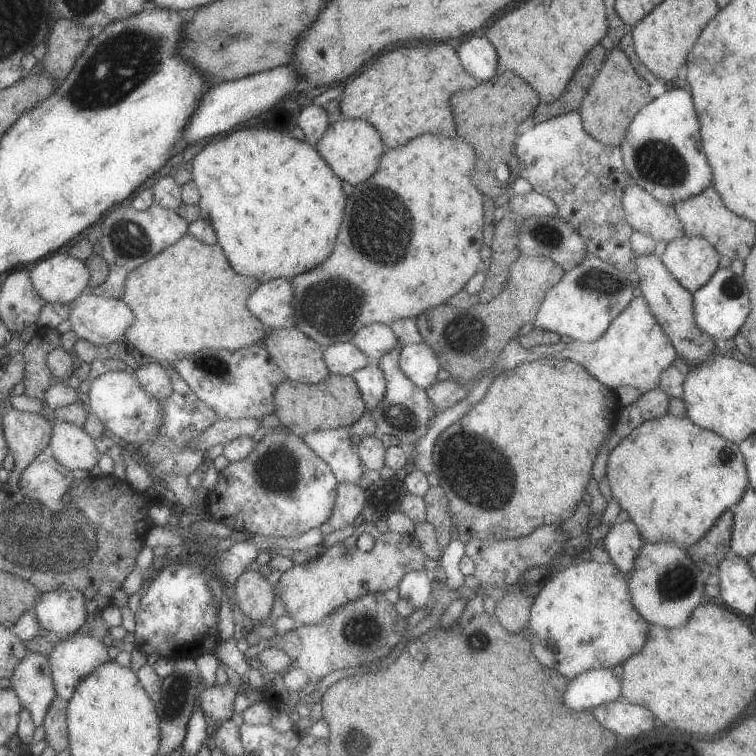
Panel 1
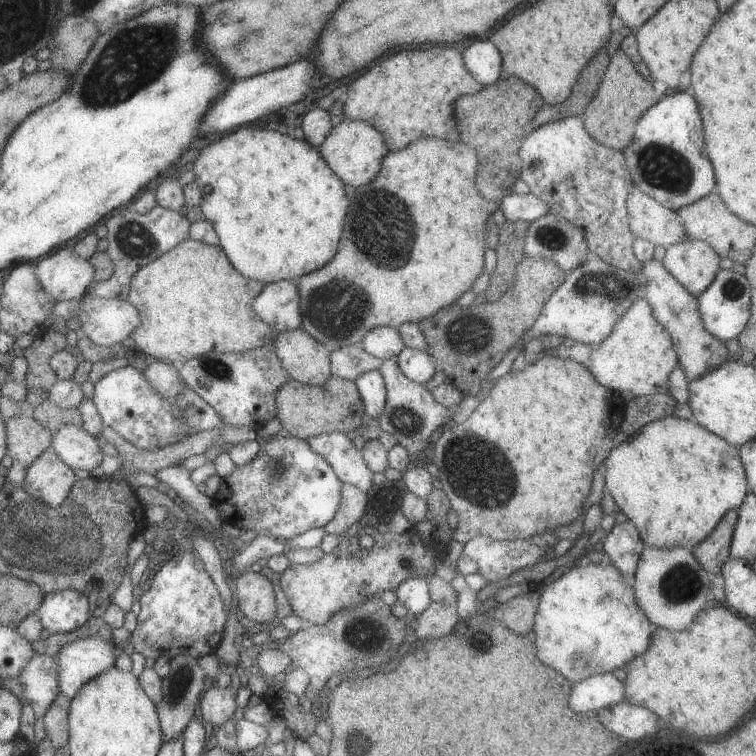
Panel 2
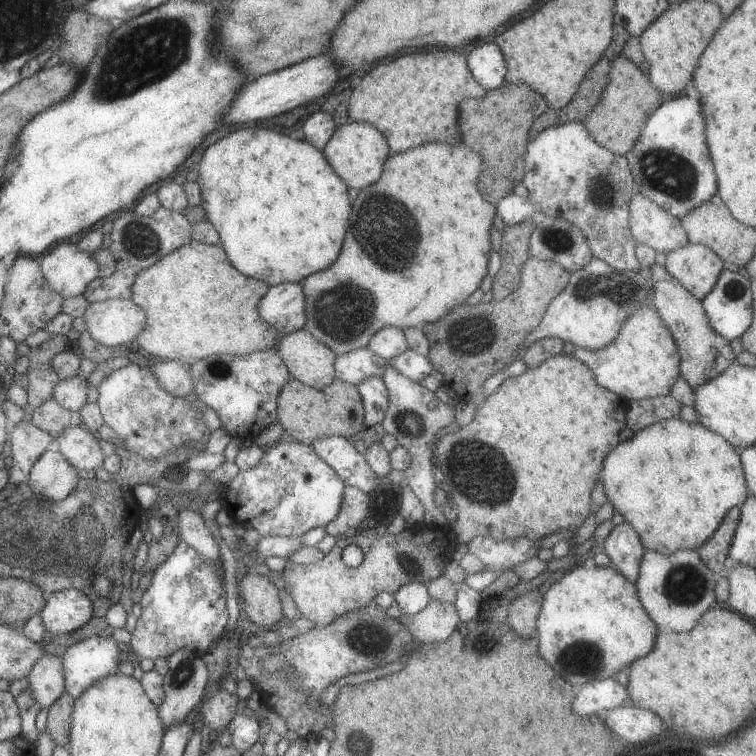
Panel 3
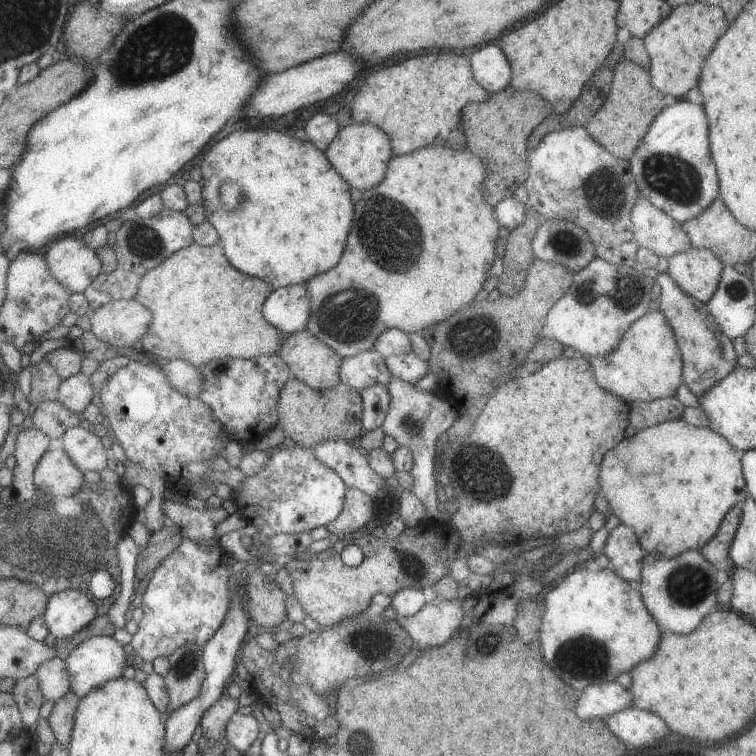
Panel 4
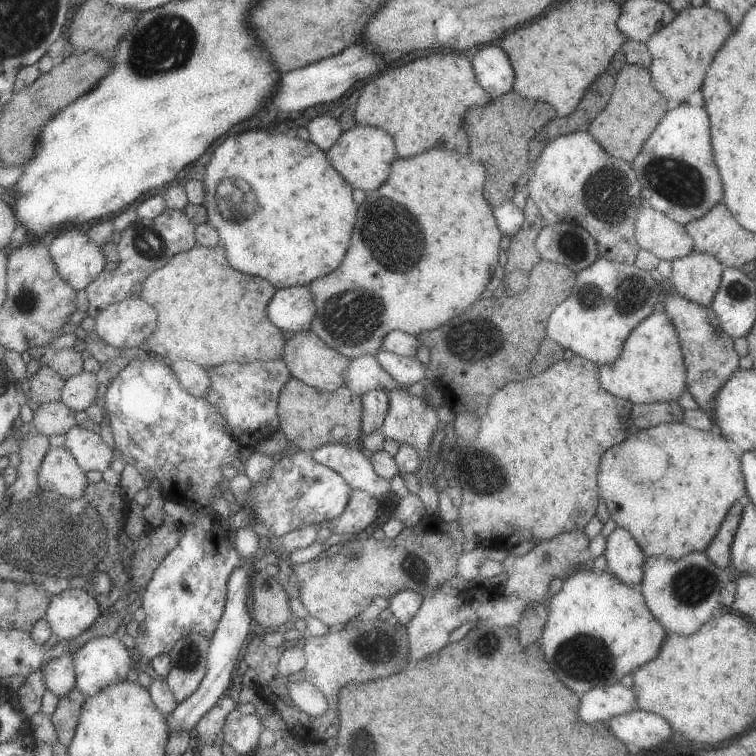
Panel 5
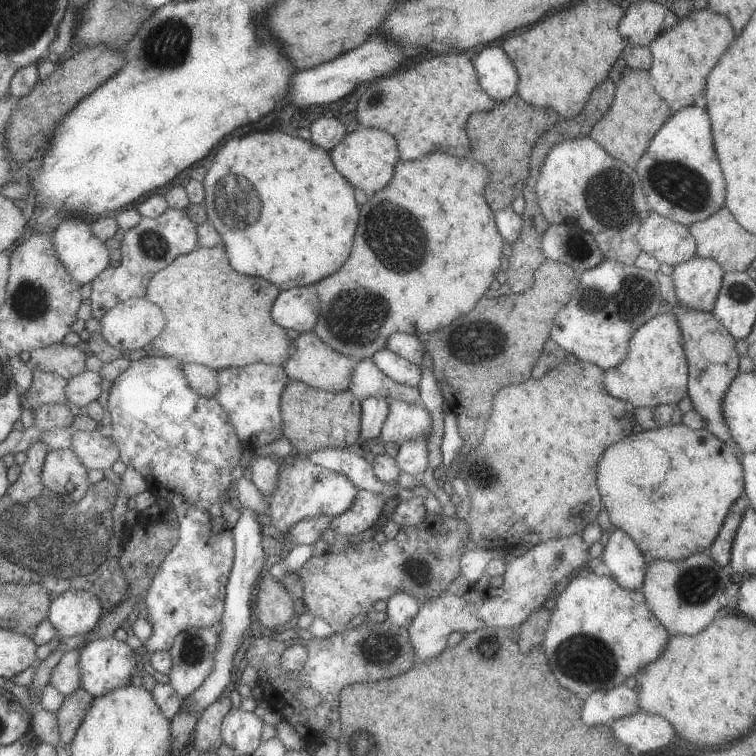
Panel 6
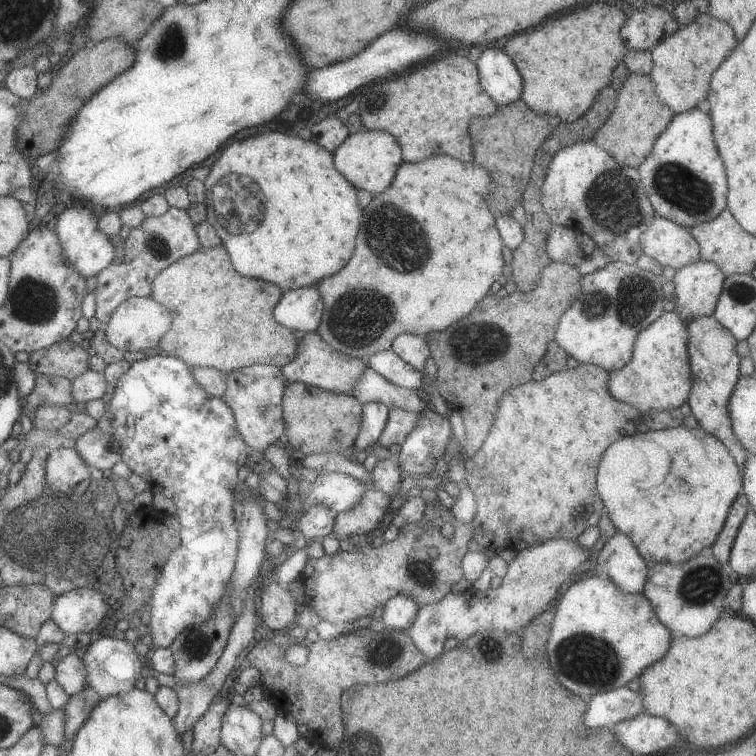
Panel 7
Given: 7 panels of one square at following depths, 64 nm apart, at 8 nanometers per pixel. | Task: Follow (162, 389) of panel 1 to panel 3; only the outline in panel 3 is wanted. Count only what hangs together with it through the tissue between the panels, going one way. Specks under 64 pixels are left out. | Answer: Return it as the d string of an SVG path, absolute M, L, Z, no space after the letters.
M153 360L150 368L172 396L185 398L195 392L189 365L177 360Z

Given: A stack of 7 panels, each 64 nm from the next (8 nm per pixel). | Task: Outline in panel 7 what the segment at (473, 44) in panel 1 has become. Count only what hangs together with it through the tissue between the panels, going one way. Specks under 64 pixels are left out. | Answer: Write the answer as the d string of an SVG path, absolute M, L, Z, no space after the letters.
M488 48L476 60L481 87L498 106L522 99L523 78L514 61L504 50Z

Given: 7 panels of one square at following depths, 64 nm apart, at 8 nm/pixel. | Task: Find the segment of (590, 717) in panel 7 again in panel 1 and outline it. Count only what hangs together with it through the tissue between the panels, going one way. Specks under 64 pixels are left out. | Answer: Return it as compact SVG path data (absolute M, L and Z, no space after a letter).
M592 669L570 682L564 698L572 710L592 710L601 704L622 699L621 680L610 669Z

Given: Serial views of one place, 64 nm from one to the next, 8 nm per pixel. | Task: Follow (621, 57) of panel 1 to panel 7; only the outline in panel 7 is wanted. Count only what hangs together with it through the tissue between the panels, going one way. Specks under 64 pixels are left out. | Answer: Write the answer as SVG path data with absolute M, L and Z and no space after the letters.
M631 73L619 91L613 113L596 131L593 141L621 165L638 169L651 153L656 139L672 122L674 115L675 112L659 99L651 75Z

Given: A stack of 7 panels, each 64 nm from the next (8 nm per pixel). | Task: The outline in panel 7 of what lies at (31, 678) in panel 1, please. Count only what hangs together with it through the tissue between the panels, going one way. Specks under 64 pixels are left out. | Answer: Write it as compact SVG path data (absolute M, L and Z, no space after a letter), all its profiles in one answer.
M70 652L56 664L56 677L59 686L72 697L86 688L86 666L78 654Z

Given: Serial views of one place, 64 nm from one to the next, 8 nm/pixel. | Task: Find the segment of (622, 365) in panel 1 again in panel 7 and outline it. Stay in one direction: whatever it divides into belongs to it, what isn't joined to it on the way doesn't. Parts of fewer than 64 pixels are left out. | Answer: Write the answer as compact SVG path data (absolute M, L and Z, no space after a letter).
M676 310L664 313L647 326L637 336L630 362L620 370L609 373L609 391L613 397L634 406L642 414L679 409L684 402L688 403L693 383L688 339L686 323Z

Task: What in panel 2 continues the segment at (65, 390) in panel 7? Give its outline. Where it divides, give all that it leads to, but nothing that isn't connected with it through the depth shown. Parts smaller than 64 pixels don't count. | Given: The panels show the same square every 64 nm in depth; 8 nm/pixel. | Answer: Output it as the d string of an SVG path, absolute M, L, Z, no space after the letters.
M49 332L26 349L27 402L37 407L49 398L52 386L59 380L51 365L51 358L58 351L68 349L66 335Z

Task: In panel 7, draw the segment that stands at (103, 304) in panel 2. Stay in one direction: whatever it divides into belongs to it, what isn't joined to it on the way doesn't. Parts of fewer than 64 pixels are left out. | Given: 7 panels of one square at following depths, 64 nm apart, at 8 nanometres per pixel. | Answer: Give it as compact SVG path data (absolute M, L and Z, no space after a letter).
M132 297L122 302L112 314L110 320L105 325L107 341L114 348L122 351L138 352L144 351L146 348L154 348L158 346L160 338L172 326L172 318L170 310L166 310L166 306L158 304L150 297Z

